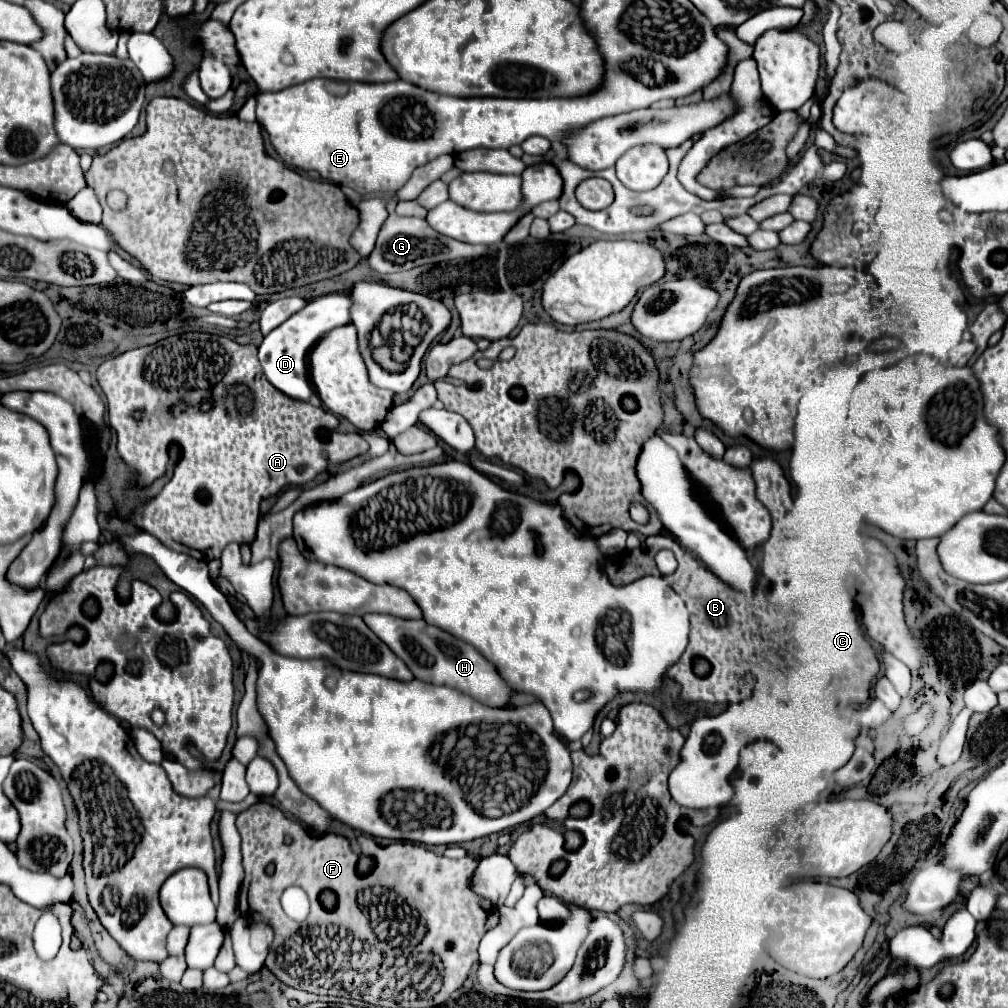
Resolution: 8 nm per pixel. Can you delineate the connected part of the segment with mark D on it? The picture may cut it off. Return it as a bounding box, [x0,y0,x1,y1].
[259,294,353,400]

